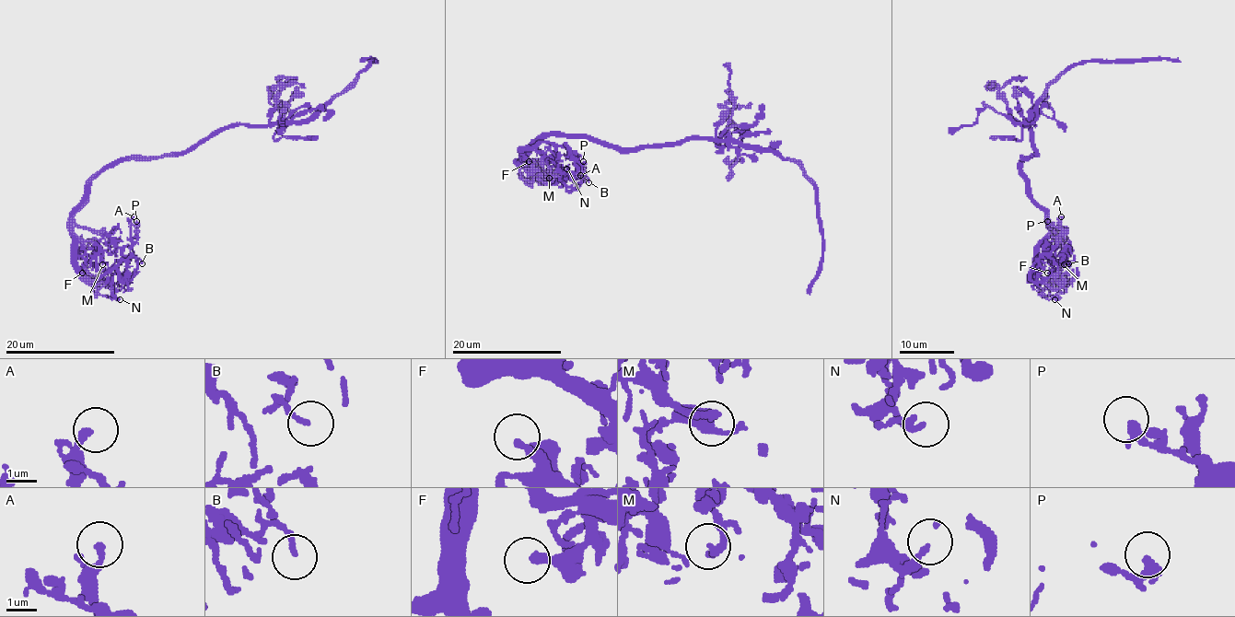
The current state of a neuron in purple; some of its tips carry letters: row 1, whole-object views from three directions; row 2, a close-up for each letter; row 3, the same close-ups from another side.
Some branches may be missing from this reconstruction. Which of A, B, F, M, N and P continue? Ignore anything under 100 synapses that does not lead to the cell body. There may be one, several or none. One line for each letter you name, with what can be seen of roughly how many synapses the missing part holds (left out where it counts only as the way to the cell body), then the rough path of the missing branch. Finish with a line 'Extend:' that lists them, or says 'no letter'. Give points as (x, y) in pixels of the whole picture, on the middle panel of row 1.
Extend: no letter

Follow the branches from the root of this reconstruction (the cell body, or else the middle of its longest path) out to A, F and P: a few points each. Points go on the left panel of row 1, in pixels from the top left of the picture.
A: (189, 151), (116, 160), (91, 180), (72, 225), (76, 266), (88, 278), (101, 278), (130, 255), (133, 216)
F: (189, 151), (116, 160), (91, 180), (88, 199), (75, 213), (72, 225), (75, 252), (87, 261), (82, 273)
P: (189, 151), (116, 160), (91, 180), (74, 215), (76, 266), (91, 280), (110, 273), (130, 255), (136, 221)

